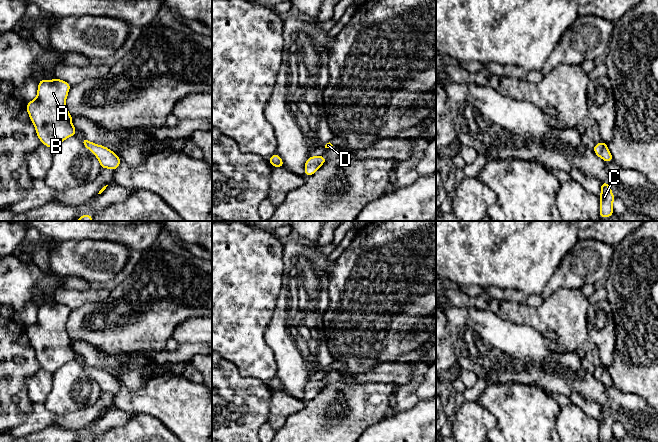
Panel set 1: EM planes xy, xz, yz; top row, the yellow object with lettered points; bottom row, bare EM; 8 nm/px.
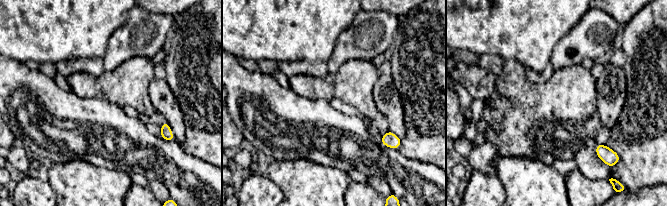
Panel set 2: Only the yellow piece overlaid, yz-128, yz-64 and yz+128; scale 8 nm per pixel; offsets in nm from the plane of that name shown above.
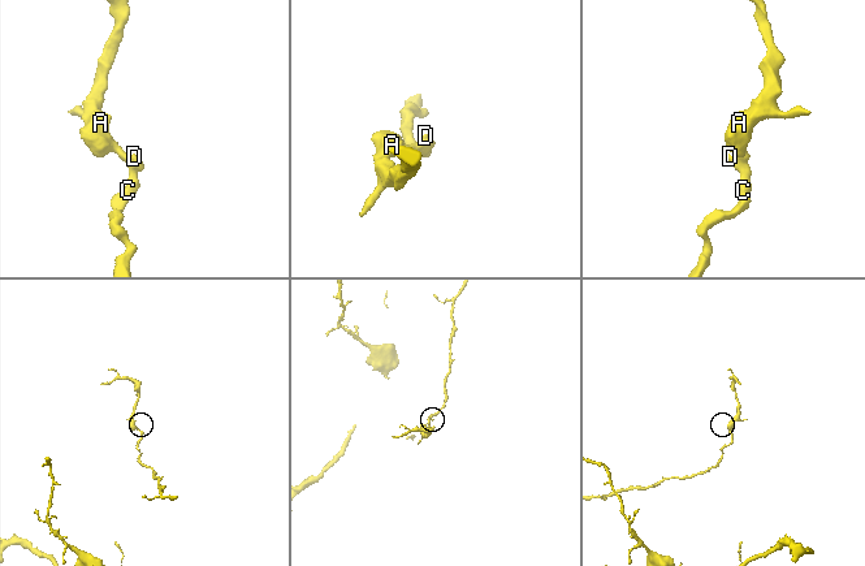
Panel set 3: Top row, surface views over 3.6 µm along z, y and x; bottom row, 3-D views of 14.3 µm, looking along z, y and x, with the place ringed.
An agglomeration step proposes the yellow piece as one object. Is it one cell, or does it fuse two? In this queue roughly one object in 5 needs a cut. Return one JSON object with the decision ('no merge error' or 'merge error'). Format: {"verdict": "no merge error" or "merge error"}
{"verdict": "no merge error"}

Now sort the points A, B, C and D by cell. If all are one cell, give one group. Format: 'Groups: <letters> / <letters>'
Groups: A B C D

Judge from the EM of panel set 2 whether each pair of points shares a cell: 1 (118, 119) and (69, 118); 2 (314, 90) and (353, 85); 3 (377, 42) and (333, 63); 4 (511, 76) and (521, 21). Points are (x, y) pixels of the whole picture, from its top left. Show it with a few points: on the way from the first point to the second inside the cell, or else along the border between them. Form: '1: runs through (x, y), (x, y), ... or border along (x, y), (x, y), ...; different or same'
1: runs through (106, 119), (81, 119); same
2: runs through (324, 88), (333, 85), (343, 85); same
3: runs through (366, 42), (355, 42), (344, 52); same
4: border along (505, 59), (515, 59), (525, 68); different

